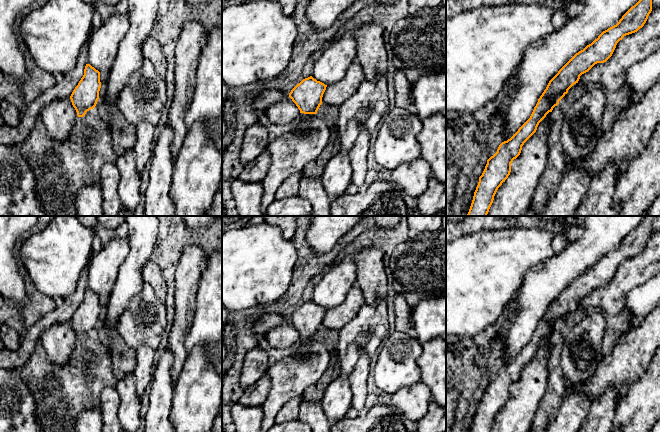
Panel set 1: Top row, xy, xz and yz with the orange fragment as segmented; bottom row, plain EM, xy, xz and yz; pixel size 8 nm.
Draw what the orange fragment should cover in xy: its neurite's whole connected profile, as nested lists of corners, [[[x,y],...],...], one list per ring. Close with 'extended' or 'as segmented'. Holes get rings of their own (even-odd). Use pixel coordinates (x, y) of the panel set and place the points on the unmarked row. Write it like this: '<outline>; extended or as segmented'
[[[86,288],[84,299],[70,320],[78,341],[85,340],[87,335],[95,332],[100,312],[100,296],[90,288]]]; as segmented

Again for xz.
[[[312,300],[303,303],[289,317],[300,337],[316,338],[322,328],[322,321],[327,309]]]; as segmented

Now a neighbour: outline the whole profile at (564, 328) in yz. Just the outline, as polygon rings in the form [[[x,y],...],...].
[[[564,320],[560,325],[559,325],[559,328],[557,329],[557,332],[559,333],[559,335],[562,337],[562,338],[565,338],[569,331],[571,330],[571,324],[567,321],[567,320]]]

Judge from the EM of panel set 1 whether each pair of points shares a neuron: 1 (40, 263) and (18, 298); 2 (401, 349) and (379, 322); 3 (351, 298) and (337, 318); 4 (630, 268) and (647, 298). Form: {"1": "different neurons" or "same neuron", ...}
{"1": "different neurons", "2": "different neurons", "3": "same neuron", "4": "different neurons"}

